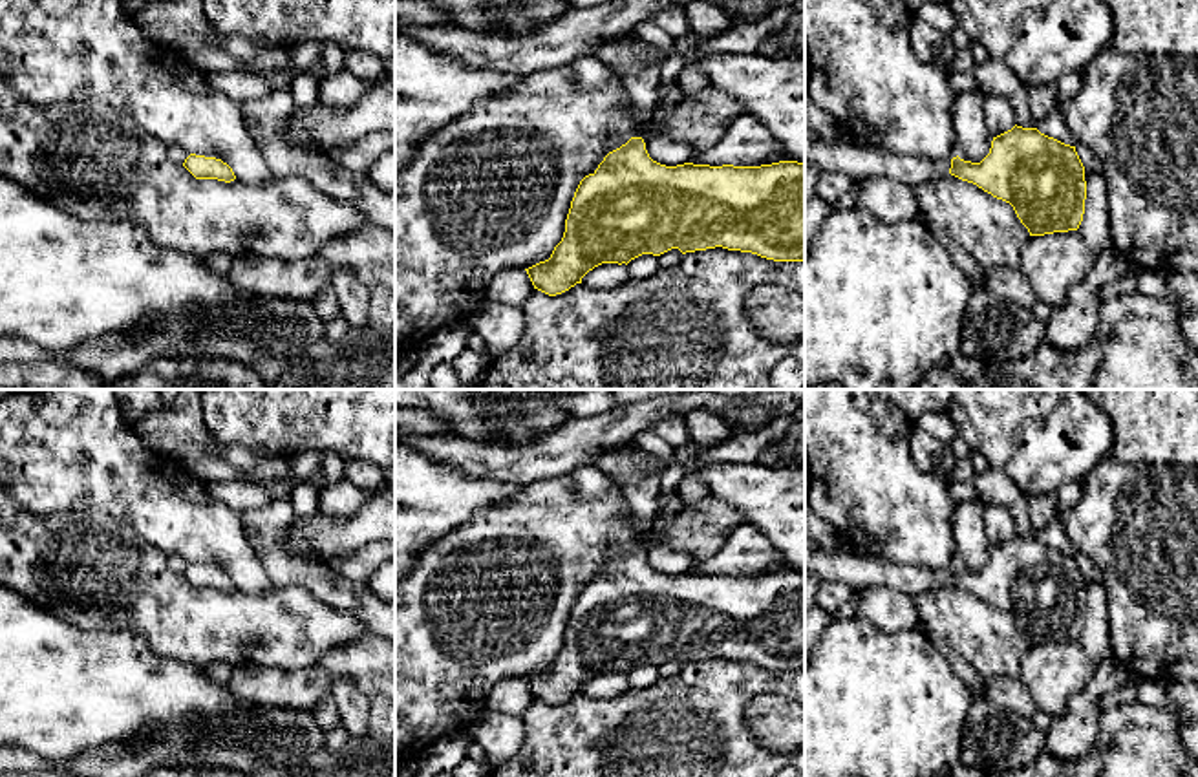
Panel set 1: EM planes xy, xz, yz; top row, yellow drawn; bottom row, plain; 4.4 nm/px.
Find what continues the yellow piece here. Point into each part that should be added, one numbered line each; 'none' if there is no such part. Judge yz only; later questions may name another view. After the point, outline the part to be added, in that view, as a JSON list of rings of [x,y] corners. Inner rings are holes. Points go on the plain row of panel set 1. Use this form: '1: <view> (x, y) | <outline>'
1: yz (858, 569) | [[[805,536],[805,572],[819,583],[845,581],[858,592],[867,587],[889,587],[911,598],[949,585],[951,569],[933,570],[896,563],[880,556],[841,545],[832,554],[823,552]]]

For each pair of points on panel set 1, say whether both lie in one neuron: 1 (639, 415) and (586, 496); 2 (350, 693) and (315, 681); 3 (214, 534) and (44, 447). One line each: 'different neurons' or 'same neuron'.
1: different neurons
2: different neurons
3: same neuron

